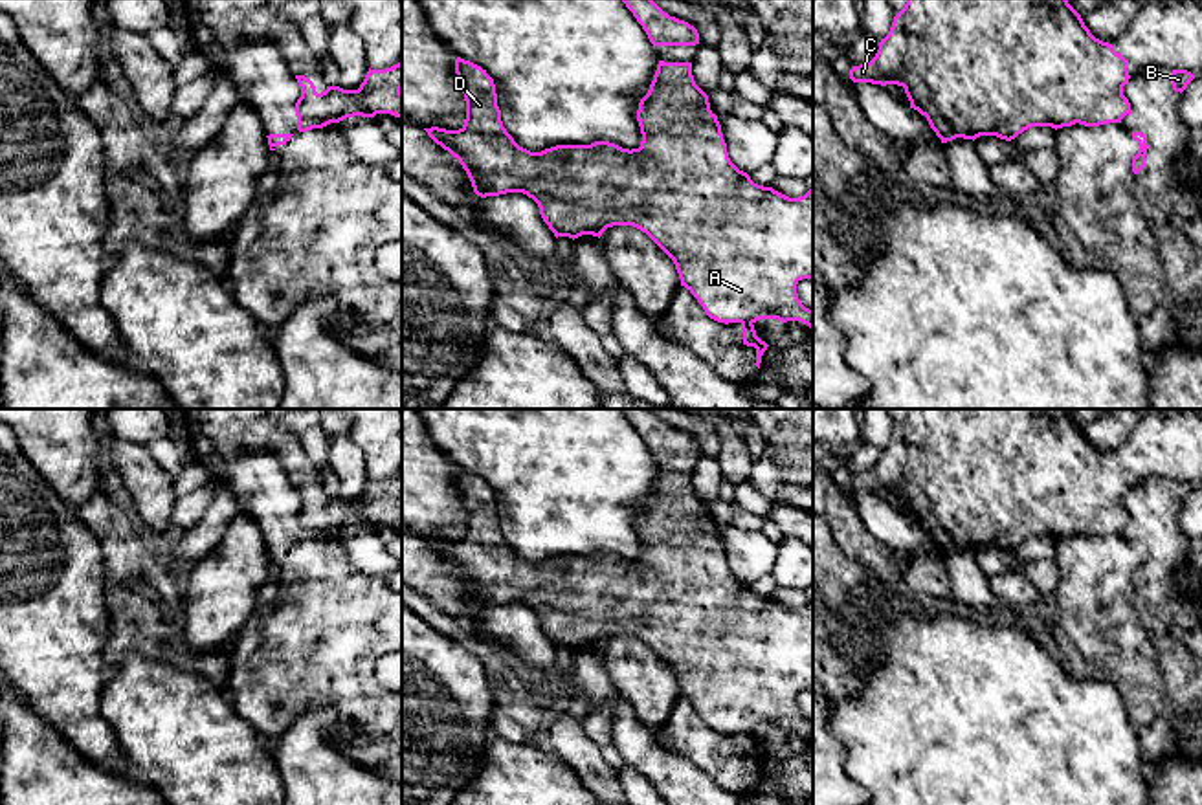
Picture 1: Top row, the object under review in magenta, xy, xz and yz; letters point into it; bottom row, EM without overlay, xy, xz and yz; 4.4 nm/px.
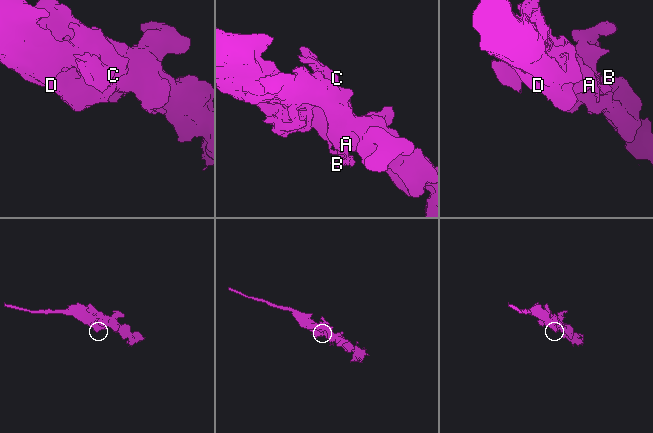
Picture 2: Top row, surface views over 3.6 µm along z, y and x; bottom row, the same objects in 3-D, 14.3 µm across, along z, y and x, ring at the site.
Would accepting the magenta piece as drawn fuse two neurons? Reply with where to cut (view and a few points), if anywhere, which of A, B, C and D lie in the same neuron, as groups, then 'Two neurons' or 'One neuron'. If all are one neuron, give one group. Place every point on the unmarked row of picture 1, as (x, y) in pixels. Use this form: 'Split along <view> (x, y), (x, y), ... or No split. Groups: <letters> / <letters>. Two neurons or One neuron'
Split along xy (296, 521), (329, 534). Groups: A C D / B. Two neurons

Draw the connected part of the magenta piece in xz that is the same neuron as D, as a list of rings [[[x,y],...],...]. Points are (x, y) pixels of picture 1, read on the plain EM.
[[[457,468],[455,484],[466,512],[464,535],[459,541],[424,541],[459,570],[477,607],[527,605],[556,649],[600,649],[607,638],[633,636],[673,671],[681,697],[710,730],[725,735],[800,732],[813,741],[813,721],[796,704],[802,689],[813,691],[813,600],[789,609],[754,594],[730,572],[718,526],[694,491],[692,473],[659,471],[637,521],[642,552],[631,561],[595,552],[530,563],[503,537],[495,495],[486,480]]]

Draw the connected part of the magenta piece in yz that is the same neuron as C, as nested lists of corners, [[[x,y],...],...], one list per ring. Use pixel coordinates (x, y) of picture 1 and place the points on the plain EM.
[[[907,409],[875,468],[850,480],[853,493],[897,495],[910,519],[927,528],[941,554],[956,548],[996,546],[1011,552],[1031,537],[1063,539],[1075,534],[1099,537],[1121,534],[1130,523],[1123,497],[1127,469],[1096,449],[1066,409]]]

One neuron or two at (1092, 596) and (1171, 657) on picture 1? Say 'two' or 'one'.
one

